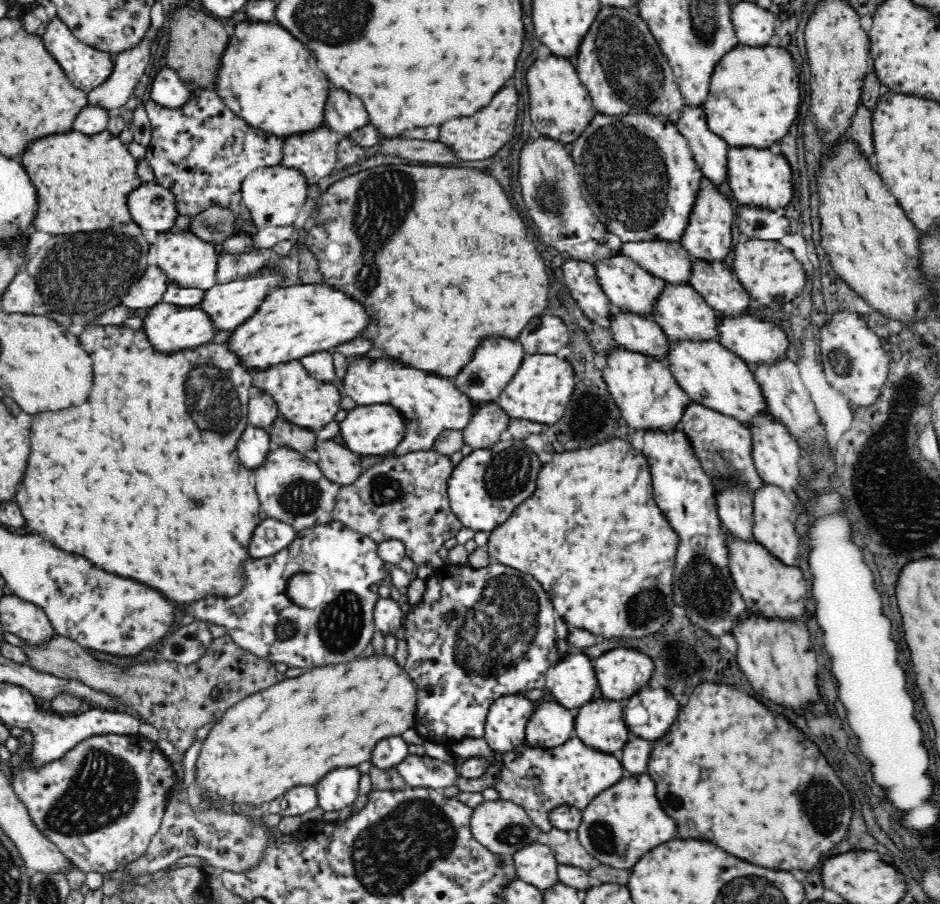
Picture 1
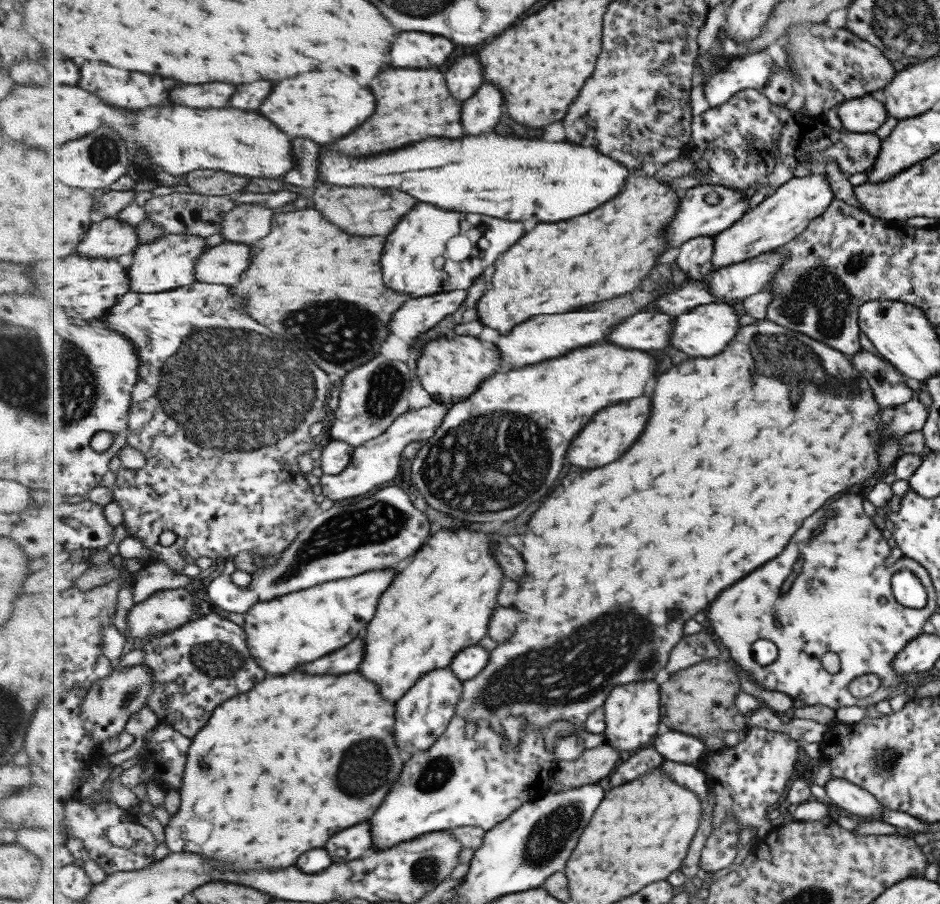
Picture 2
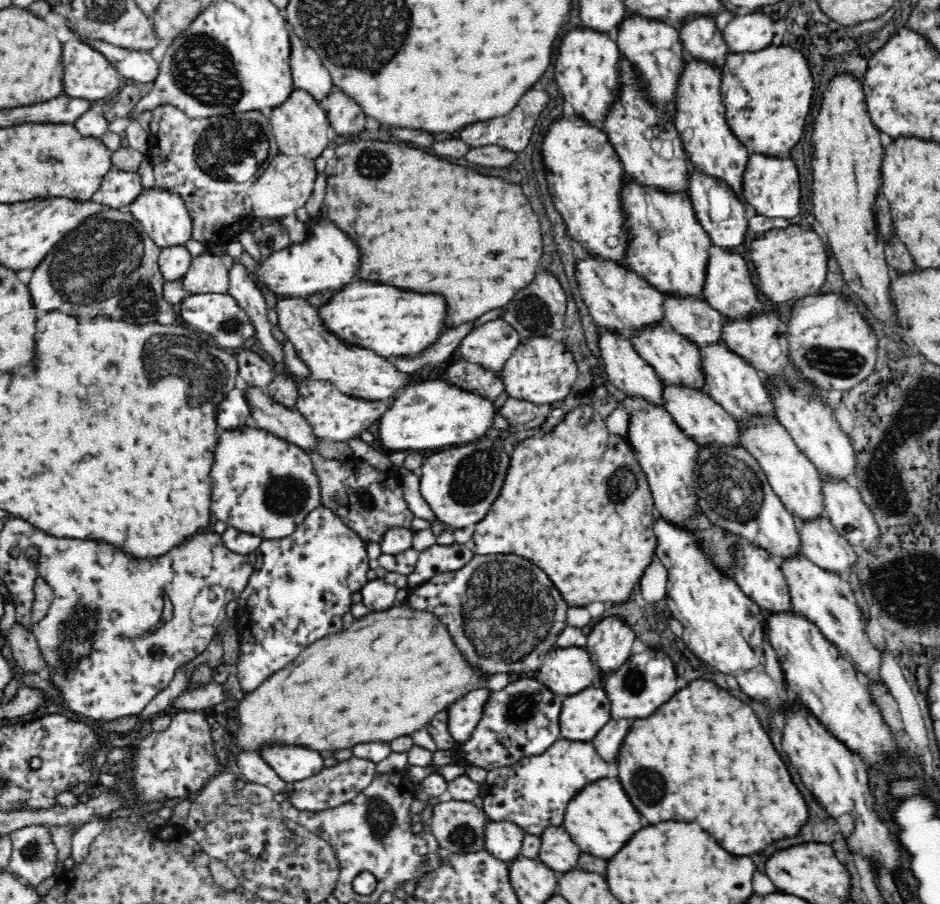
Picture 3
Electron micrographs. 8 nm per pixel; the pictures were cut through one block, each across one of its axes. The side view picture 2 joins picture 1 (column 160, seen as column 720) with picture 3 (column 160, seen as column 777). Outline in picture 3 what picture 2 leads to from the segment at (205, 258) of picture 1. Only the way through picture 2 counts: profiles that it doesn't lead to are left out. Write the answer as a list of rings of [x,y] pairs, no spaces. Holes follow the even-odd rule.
[[[144,190],[144,194],[130,206],[130,212],[143,226],[143,230],[150,240],[159,248],[174,248],[174,246],[186,246],[193,240],[194,223],[184,203],[174,194],[168,194],[163,190]]]

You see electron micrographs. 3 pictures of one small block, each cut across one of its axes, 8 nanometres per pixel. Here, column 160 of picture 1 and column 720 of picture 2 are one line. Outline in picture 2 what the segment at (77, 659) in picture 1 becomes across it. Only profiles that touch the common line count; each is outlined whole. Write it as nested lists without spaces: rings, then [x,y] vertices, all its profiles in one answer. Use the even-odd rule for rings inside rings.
[[[720,658],[695,664],[690,668],[670,674],[663,688],[663,724],[665,728],[694,736],[717,736],[724,738],[730,730],[748,731],[749,720],[737,705],[737,698],[743,692],[742,680],[736,668]]]

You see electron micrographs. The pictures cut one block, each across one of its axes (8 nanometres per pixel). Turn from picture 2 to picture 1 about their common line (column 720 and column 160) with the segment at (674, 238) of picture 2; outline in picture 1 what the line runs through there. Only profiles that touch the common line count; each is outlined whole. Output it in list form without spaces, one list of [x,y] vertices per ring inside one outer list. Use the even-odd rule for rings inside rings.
[[[156,182],[143,183],[130,194],[128,207],[140,229],[154,230],[158,235],[174,231],[174,222],[180,216],[177,195],[170,187]]]

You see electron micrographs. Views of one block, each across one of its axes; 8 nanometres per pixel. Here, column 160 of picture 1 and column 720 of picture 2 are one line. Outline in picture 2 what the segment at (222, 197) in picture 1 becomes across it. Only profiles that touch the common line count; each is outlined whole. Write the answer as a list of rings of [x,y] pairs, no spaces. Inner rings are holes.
[[[748,88],[737,92],[726,104],[716,108],[711,107],[701,116],[695,117],[693,126],[694,159],[695,170],[708,171],[710,173],[710,184],[721,184],[738,190],[754,191],[760,190],[762,186],[771,186],[772,191],[768,196],[774,196],[776,191],[796,178],[796,170],[802,164],[817,160],[826,162],[835,160],[838,162],[840,172],[849,179],[852,175],[867,172],[876,164],[876,158],[880,154],[881,140],[876,133],[857,133],[831,127],[825,115],[812,116],[804,110],[792,112],[787,107],[774,104],[764,90]]]

